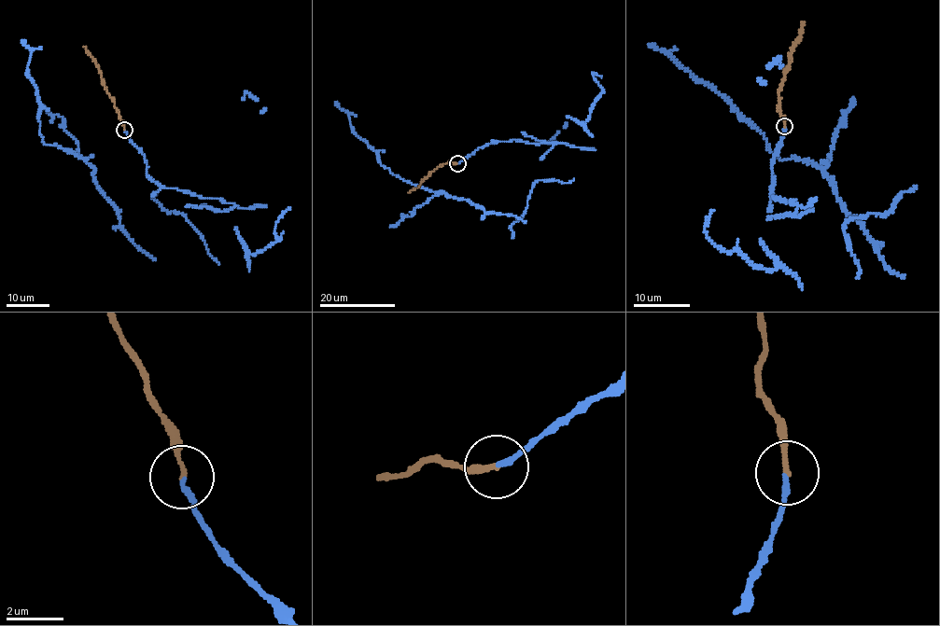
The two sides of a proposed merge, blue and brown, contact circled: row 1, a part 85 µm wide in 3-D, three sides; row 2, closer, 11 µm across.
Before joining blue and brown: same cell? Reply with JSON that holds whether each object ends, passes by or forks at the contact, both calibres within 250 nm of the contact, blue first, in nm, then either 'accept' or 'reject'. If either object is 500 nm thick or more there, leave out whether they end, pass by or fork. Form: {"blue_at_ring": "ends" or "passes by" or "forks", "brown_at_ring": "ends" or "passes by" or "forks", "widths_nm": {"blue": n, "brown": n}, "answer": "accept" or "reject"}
{"blue_at_ring": "ends", "brown_at_ring": "ends", "widths_nm": {"blue": 190, "brown": 160}, "answer": "accept"}

